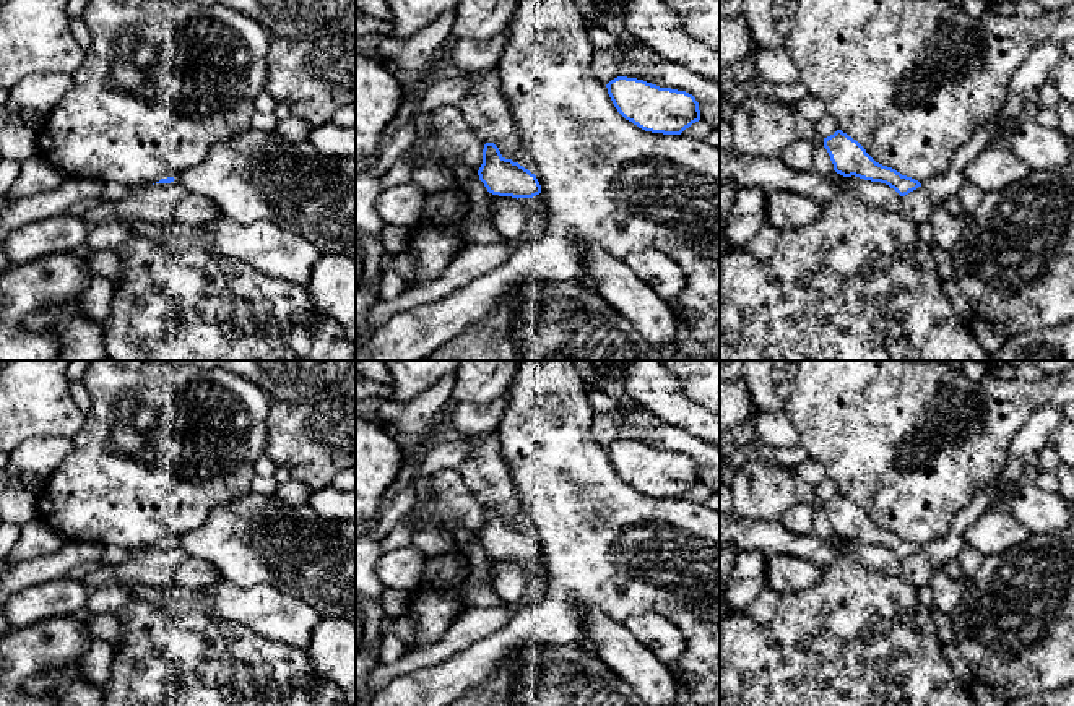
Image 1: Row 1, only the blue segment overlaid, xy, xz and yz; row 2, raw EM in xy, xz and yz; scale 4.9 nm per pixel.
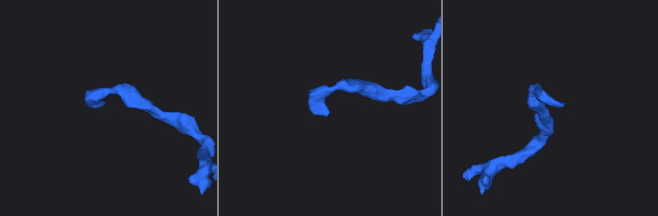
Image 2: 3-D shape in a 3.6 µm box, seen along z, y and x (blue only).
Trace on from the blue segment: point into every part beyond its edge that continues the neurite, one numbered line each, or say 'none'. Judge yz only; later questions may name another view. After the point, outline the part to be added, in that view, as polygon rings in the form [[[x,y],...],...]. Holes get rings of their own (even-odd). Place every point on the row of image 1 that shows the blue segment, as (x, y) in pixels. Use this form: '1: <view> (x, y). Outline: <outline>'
none

